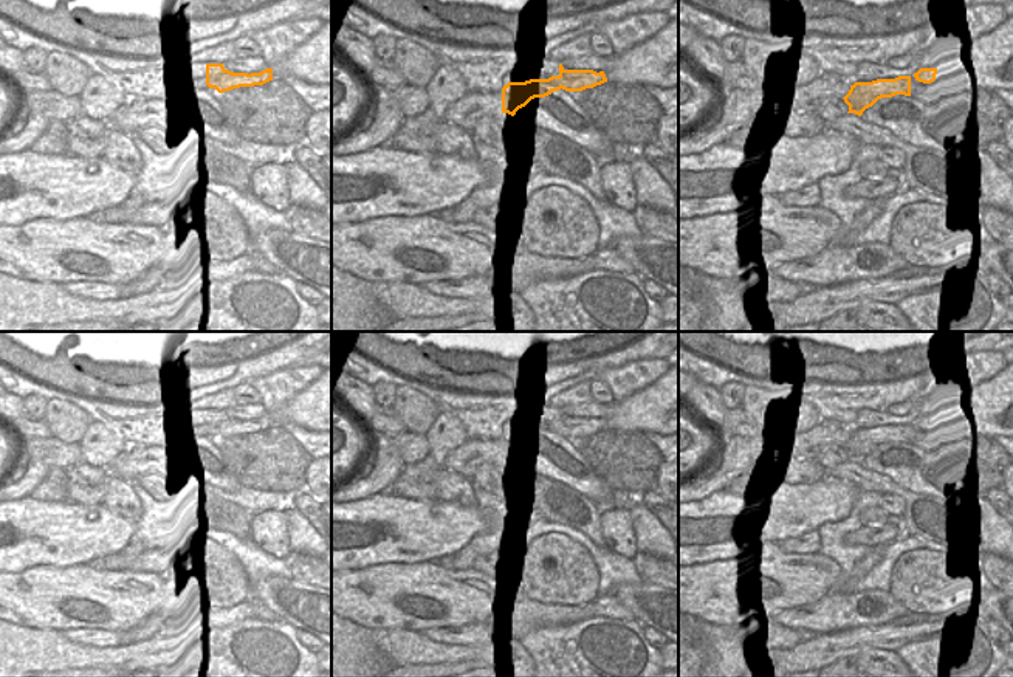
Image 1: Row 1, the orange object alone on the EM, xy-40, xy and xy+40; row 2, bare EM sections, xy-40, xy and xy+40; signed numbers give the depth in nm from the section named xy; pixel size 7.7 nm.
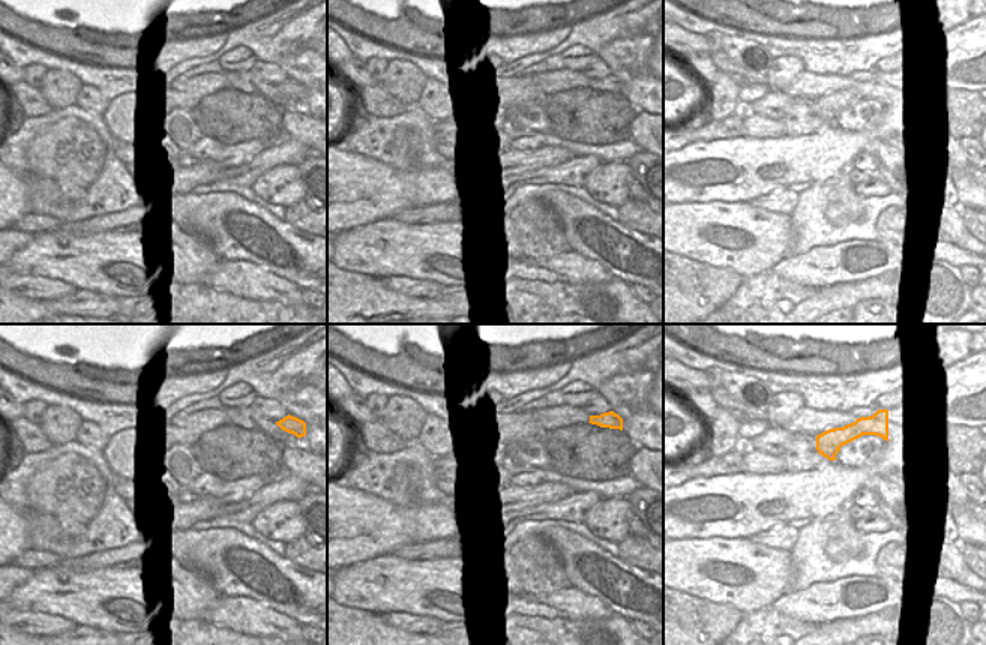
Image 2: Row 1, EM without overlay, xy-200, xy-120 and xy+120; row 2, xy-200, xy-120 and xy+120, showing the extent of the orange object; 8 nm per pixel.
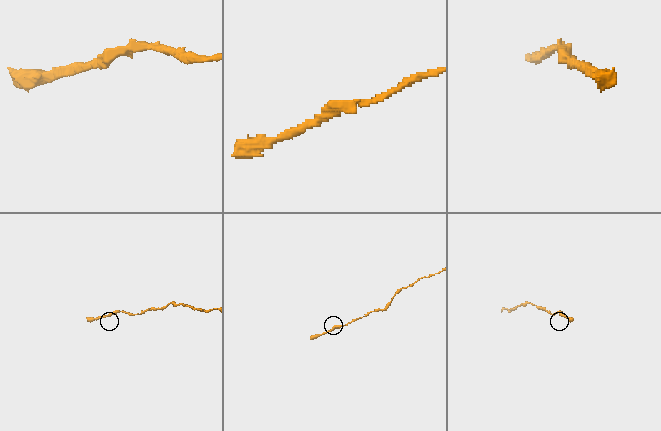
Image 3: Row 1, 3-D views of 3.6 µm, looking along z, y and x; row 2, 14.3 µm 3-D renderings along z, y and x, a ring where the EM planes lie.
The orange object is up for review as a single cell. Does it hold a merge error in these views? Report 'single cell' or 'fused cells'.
single cell

